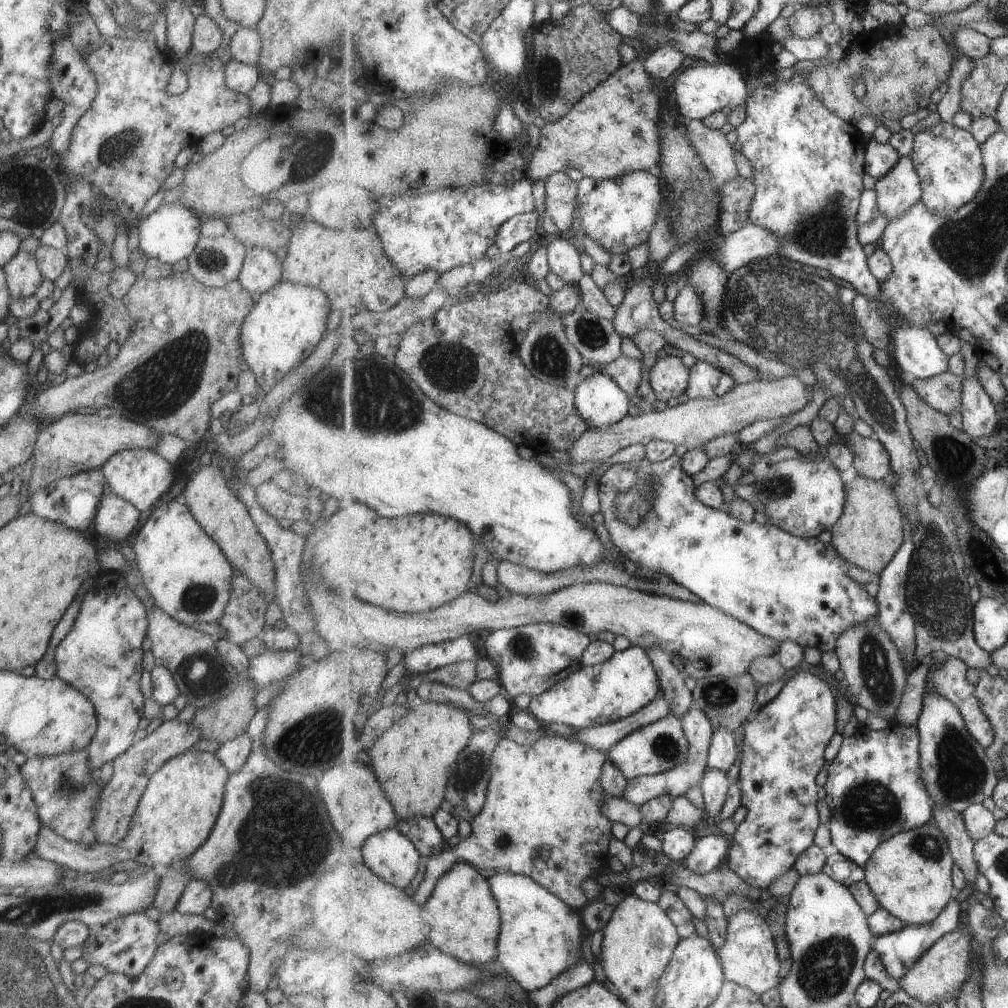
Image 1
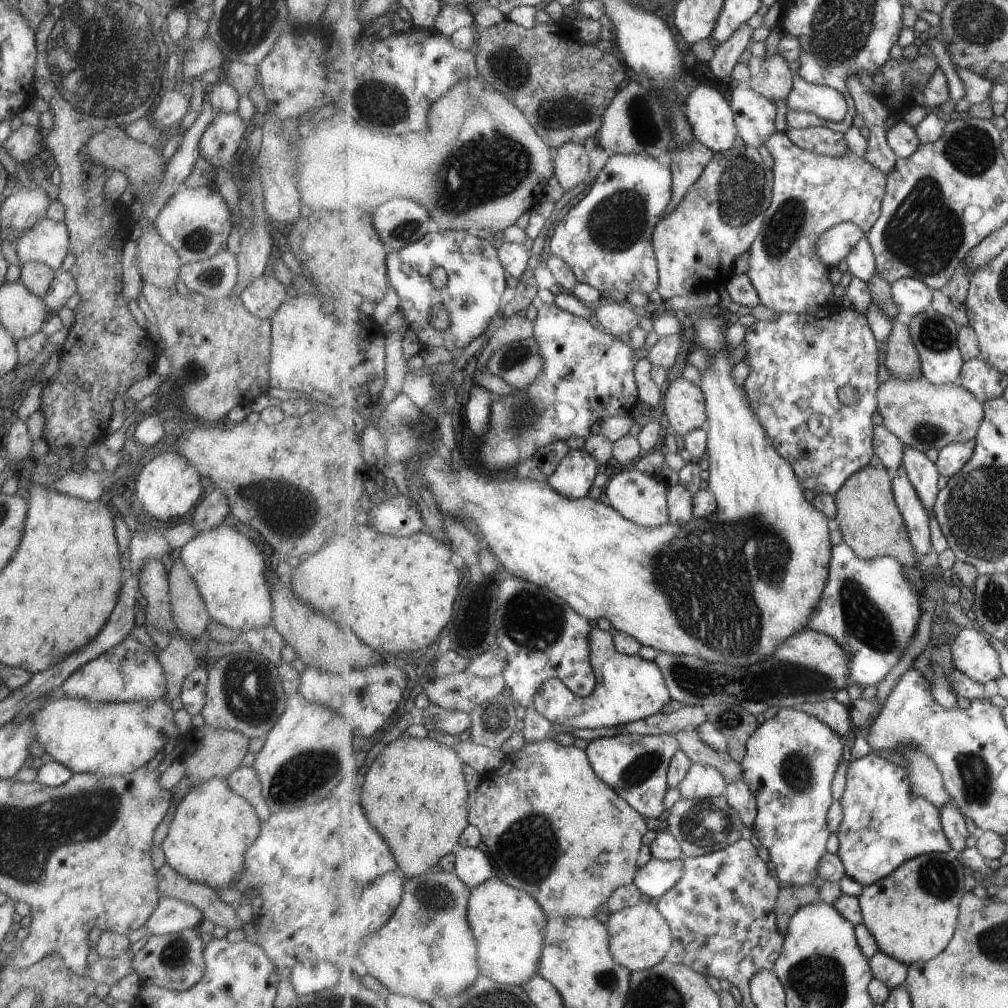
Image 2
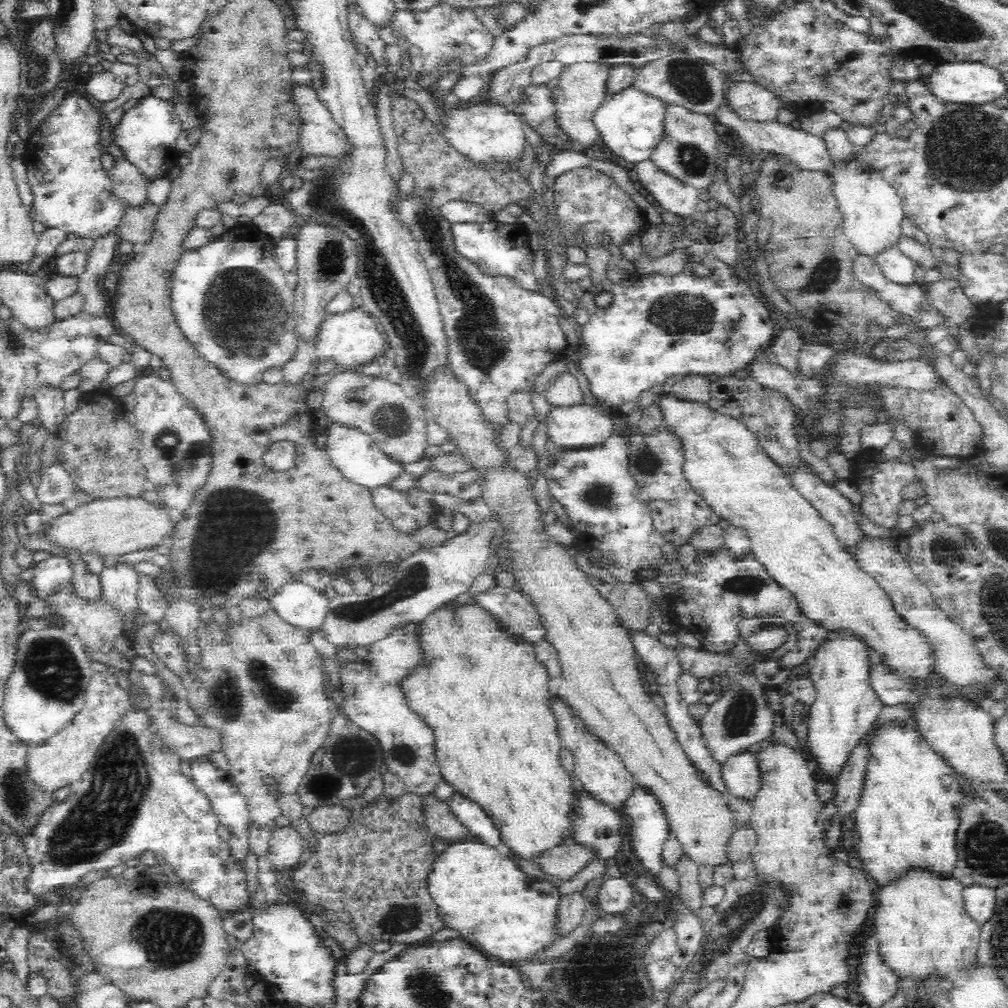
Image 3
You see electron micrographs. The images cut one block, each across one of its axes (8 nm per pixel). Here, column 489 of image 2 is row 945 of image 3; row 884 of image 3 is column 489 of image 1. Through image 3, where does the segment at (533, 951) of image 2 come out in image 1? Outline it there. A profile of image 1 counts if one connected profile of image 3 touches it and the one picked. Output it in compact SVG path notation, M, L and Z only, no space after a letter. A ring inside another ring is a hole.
M459 864L448 870L437 883L431 898L425 906L425 916L428 918L428 942L439 948L445 954L454 956L464 963L480 967L495 965L498 958L498 938L500 935L502 916L500 908L492 891L488 878L485 878L475 865Z

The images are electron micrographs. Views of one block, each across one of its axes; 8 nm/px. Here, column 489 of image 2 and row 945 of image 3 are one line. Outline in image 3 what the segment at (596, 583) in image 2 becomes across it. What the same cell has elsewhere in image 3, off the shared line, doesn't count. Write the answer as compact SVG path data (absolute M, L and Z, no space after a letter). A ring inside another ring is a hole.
M471 838L449 844L430 866L426 886L436 903L438 919L445 928L460 932L462 939L499 960L521 963L528 958L535 959L538 950L556 941L557 911L561 899L557 886L527 875L505 852L496 847L481 844Z

